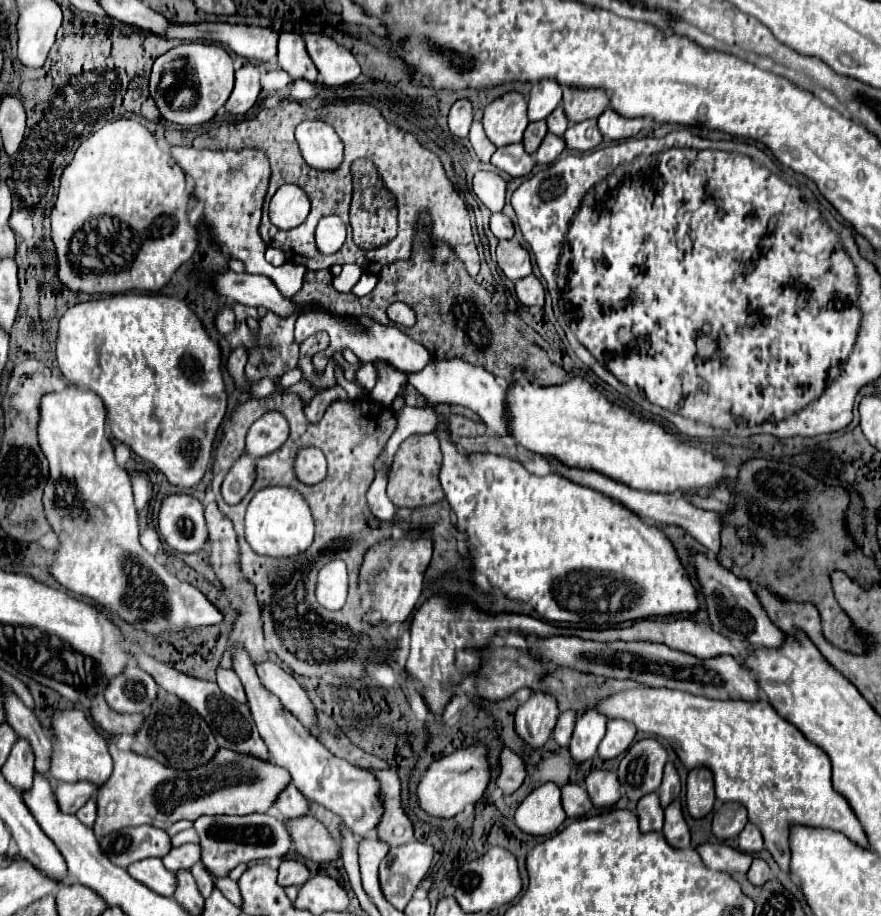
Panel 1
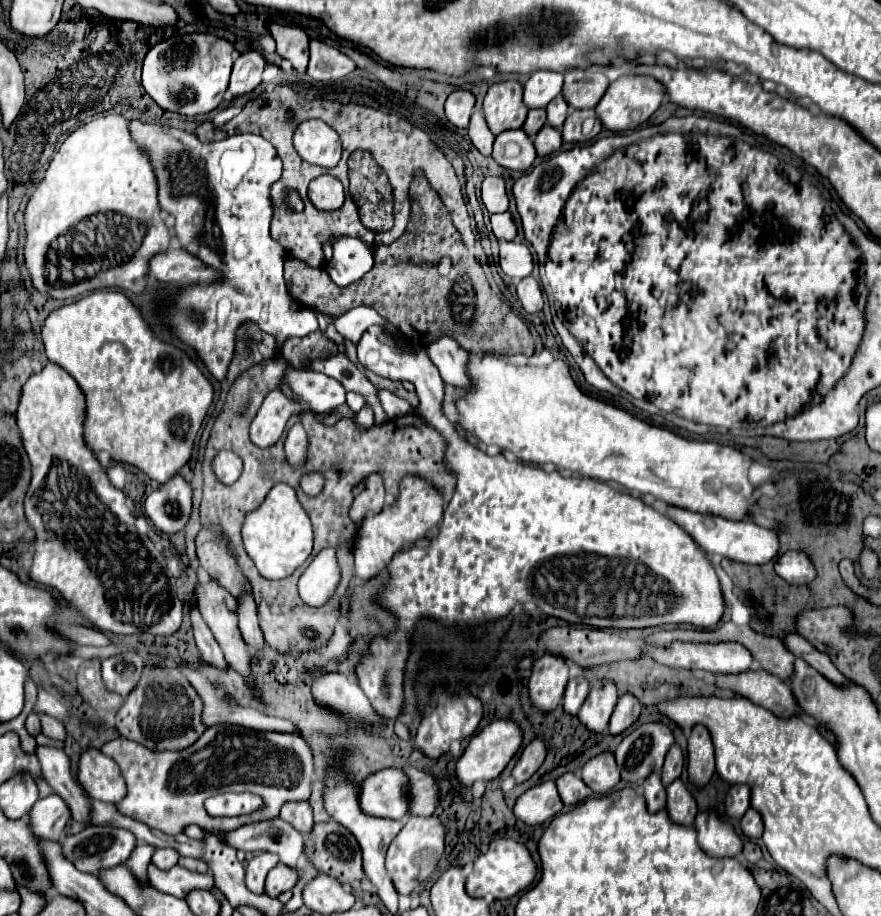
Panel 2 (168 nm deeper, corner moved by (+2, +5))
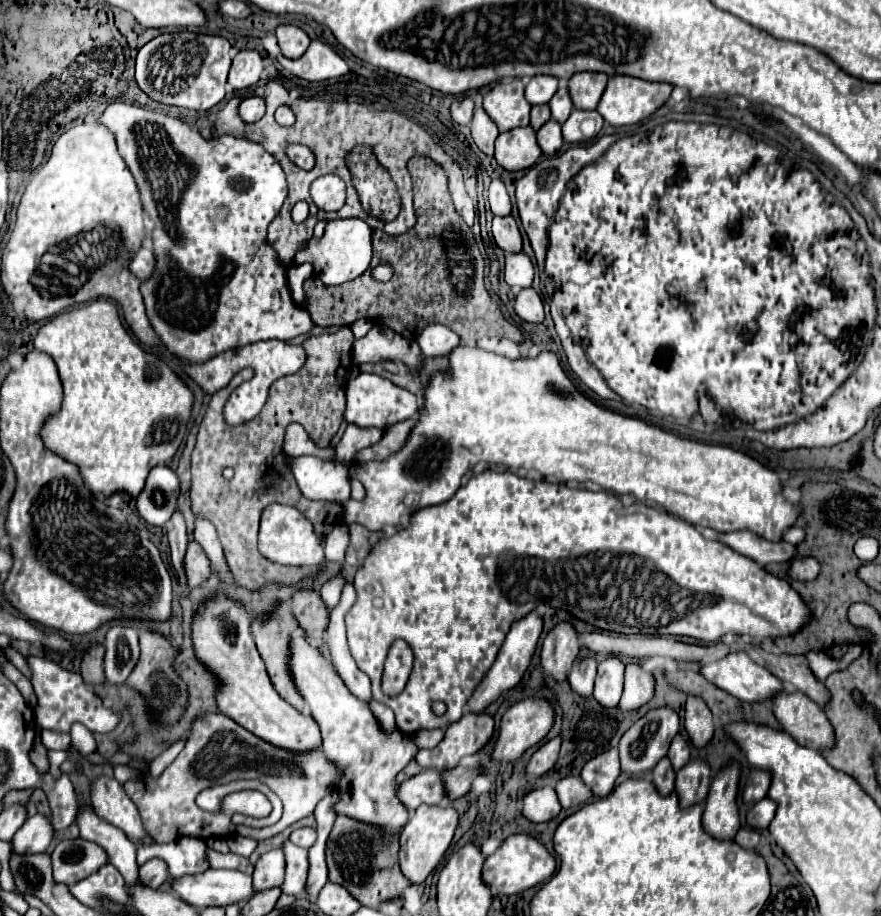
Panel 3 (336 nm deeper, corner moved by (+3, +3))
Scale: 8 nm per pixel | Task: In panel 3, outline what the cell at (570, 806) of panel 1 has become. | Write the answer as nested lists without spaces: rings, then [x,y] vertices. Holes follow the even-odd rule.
[[[566,776],[566,778],[558,780],[556,794],[558,794],[562,808],[576,808],[592,798],[590,788],[576,776]]]

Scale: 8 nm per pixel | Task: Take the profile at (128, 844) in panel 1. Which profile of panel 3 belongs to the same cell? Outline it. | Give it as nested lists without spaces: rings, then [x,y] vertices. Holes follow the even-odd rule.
[[[84,838],[62,840],[54,848],[54,880],[68,886],[98,872],[104,864],[108,864],[106,850],[102,850],[102,846],[96,842]]]

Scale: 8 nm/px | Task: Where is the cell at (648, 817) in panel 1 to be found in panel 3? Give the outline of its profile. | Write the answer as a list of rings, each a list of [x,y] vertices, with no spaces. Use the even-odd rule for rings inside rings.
[[[662,758],[658,762],[658,766],[652,770],[652,782],[658,790],[658,794],[662,796],[668,796],[672,790],[674,790],[674,770],[670,766],[670,760],[668,758]]]

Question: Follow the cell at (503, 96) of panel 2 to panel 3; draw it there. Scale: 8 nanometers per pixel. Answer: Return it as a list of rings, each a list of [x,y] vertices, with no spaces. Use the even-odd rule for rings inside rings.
[[[522,80],[496,84],[488,94],[484,94],[484,110],[500,132],[508,132],[518,126],[528,126],[530,108],[532,106],[524,98]]]

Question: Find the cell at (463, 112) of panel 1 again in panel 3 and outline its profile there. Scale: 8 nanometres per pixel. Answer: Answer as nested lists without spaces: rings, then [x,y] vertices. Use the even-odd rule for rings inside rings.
[[[458,98],[450,106],[452,120],[458,122],[458,124],[470,124],[472,112],[474,112],[474,102],[470,98]]]

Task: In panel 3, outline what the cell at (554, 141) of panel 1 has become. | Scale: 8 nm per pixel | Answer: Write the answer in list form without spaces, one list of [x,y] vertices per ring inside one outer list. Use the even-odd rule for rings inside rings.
[[[554,120],[546,122],[536,132],[536,138],[538,138],[538,146],[540,146],[542,154],[546,154],[546,156],[554,156],[562,148],[562,130],[560,130],[560,124]]]

